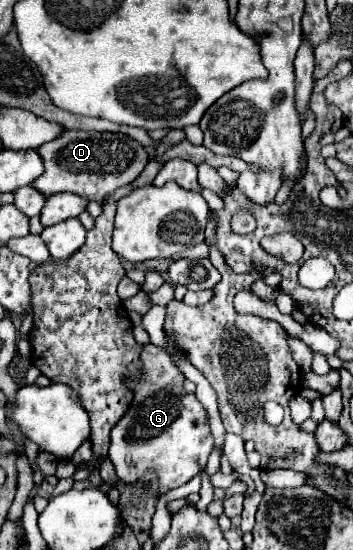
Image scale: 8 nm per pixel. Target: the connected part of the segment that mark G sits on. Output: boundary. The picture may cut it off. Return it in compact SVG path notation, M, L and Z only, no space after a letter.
M164 330L164 348L148 344L142 348L140 362L142 370L138 378L124 376L122 384L132 392L128 412L112 428L108 456L116 468L116 474L126 482L136 482L144 472L154 470L160 476L160 494L178 488L194 478L204 466L212 452L214 440L210 434L208 414L202 402L184 390L184 374L174 364L172 350L184 354L176 344L176 334Z

